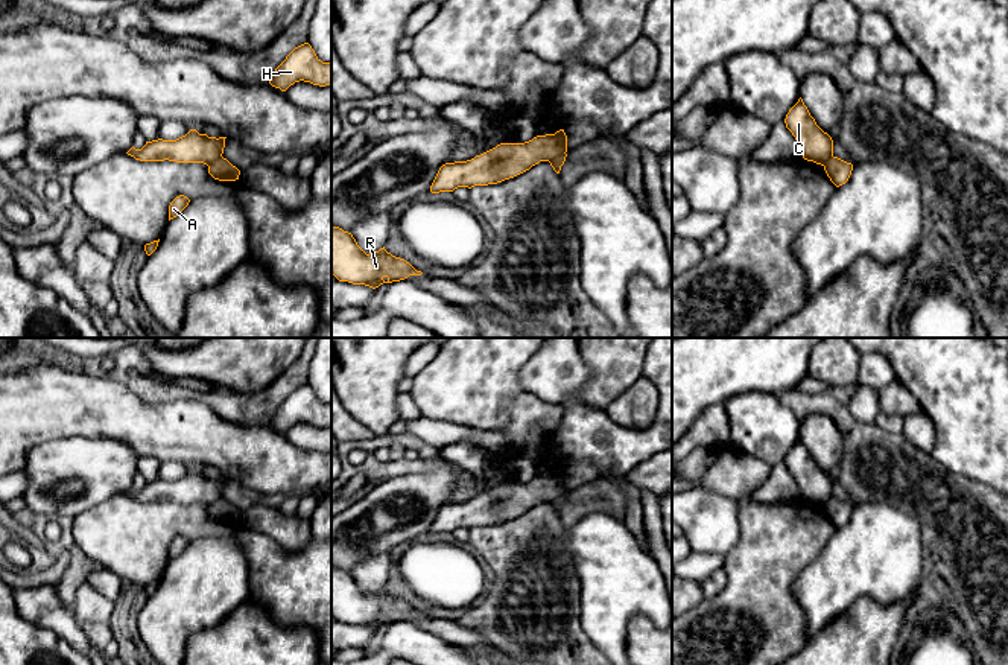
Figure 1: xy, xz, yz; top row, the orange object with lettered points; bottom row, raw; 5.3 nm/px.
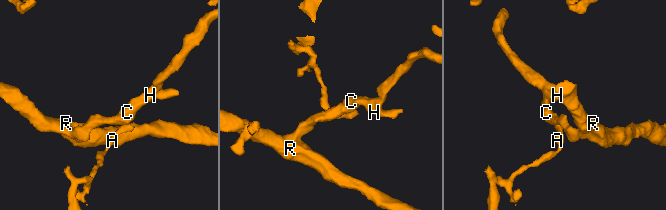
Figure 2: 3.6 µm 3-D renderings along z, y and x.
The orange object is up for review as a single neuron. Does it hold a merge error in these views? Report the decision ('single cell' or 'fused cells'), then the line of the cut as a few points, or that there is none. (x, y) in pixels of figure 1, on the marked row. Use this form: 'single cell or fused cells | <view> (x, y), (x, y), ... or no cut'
fused cells | xz (564, 151), (549, 162)

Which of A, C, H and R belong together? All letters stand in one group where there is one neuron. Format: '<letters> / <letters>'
A / C H R

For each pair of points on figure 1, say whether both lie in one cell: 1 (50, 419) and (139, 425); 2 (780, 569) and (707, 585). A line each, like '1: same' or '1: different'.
1: same
2: different

